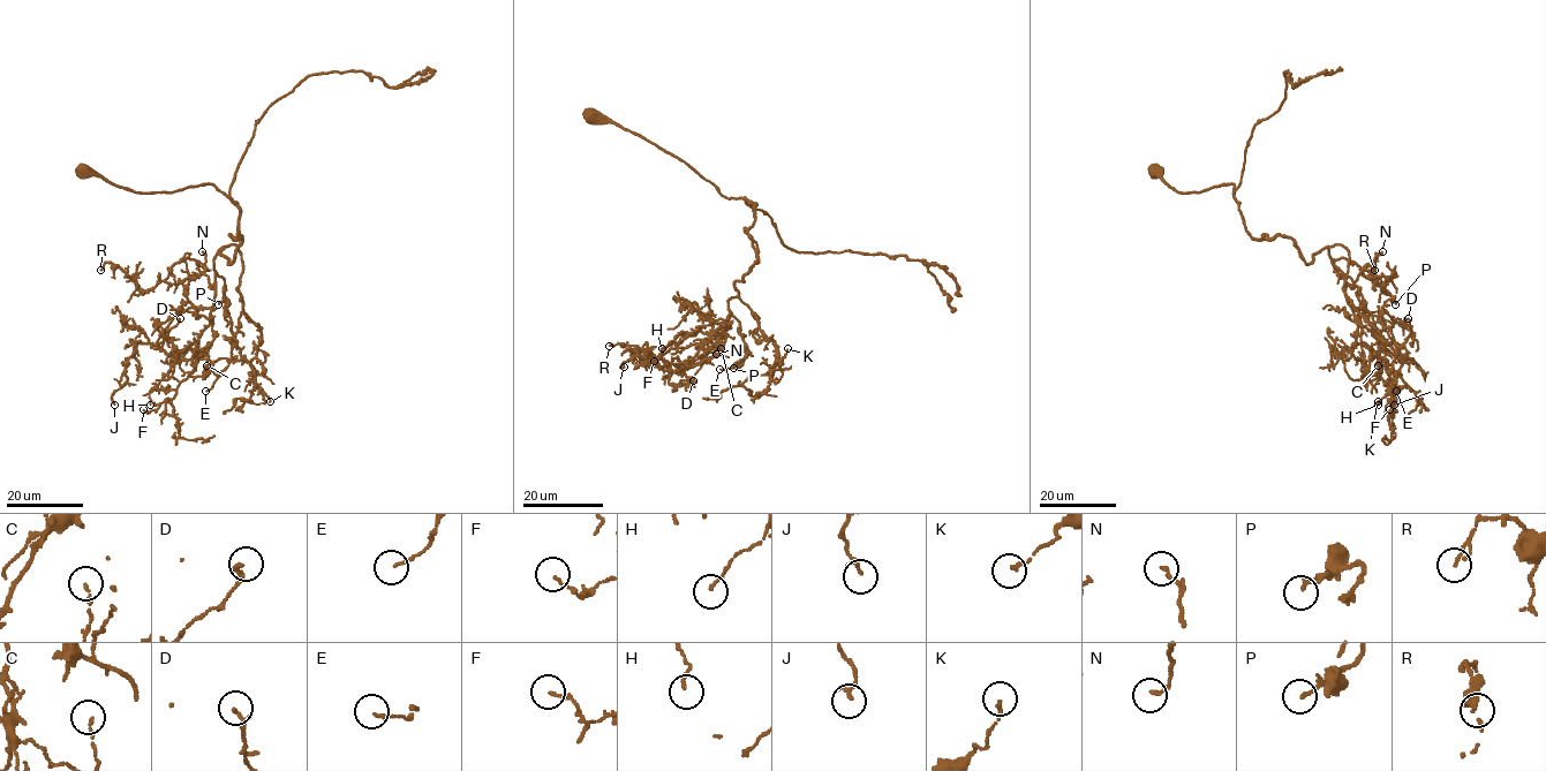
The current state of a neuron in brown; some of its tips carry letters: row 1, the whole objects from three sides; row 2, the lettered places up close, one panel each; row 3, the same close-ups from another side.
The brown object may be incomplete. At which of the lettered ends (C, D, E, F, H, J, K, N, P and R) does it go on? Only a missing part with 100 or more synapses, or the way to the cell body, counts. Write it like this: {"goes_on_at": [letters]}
{"goes_on_at": []}

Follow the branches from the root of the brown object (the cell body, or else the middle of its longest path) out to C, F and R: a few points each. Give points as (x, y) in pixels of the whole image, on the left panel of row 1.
C: (83, 172), (137, 193), (211, 183), (239, 210), (234, 259), (223, 248), (213, 261), (208, 376), (206, 365)
F: (83, 172), (137, 193), (211, 183), (239, 210), (234, 259), (213, 261), (213, 339), (143, 409)
R: (83, 172), (137, 193), (211, 183), (239, 210), (212, 285), (143, 290), (100, 270)

